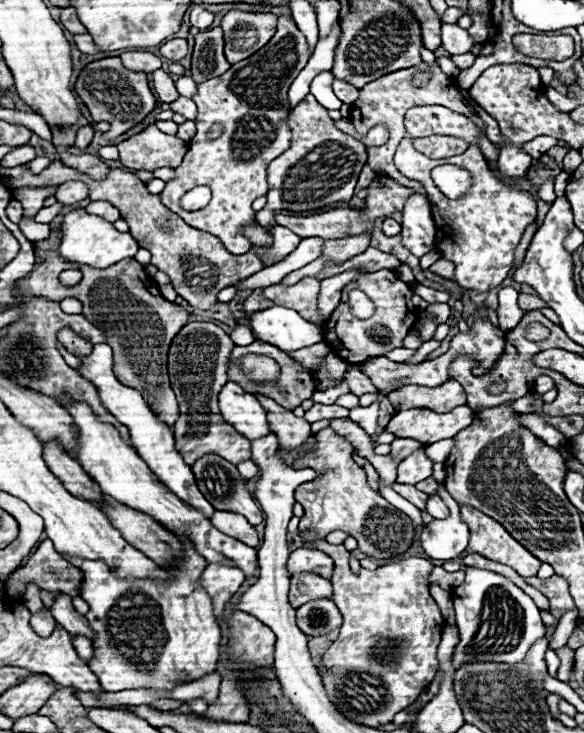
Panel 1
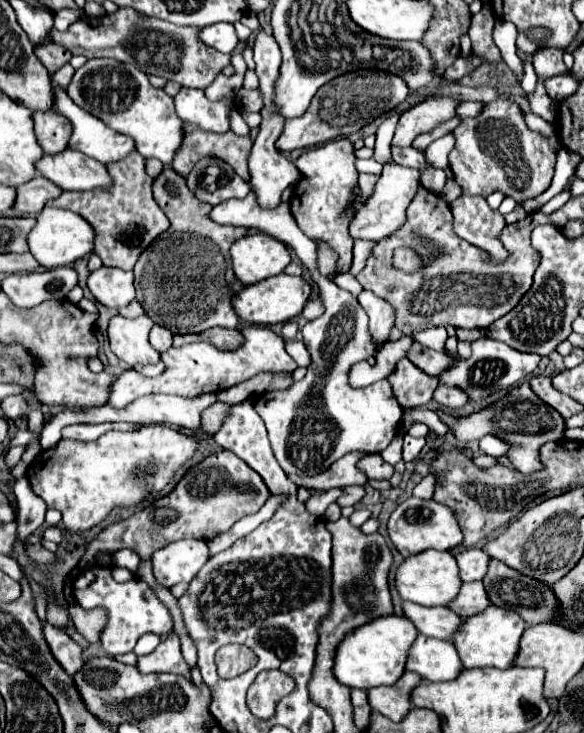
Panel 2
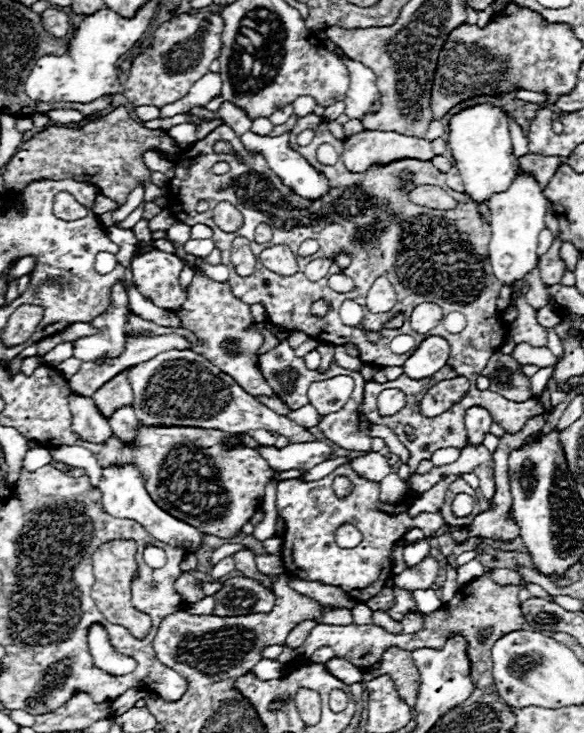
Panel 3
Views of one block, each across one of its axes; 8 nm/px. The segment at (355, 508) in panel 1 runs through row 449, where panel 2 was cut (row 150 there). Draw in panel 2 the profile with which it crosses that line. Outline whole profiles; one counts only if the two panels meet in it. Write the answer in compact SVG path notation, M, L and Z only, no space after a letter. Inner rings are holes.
M340 138L318 146L316 150L304 152L296 160L296 168L302 172L302 180L294 186L294 194L290 198L290 210L296 218L300 230L308 234L314 242L328 242L332 250L338 254L336 272L348 272L352 262L352 238L348 236L350 218L340 218L348 206L352 188L358 182L358 170L354 166L354 146L350 140Z

